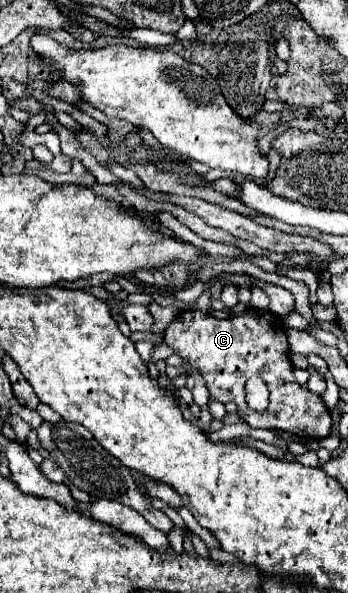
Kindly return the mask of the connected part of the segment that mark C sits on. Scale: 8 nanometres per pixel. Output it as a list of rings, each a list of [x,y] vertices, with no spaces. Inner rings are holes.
[[[248,309],[244,315],[230,319],[216,319],[202,311],[182,311],[164,331],[164,341],[176,355],[198,369],[210,397],[220,403],[234,401],[238,405],[240,419],[244,419],[250,427],[278,427],[280,431],[294,433],[302,439],[324,439],[330,435],[332,417],[322,397],[296,383],[288,357],[288,339],[282,317],[260,309]],[[252,375],[262,377],[270,389],[270,407],[264,413],[252,411],[244,399],[244,383]]]

